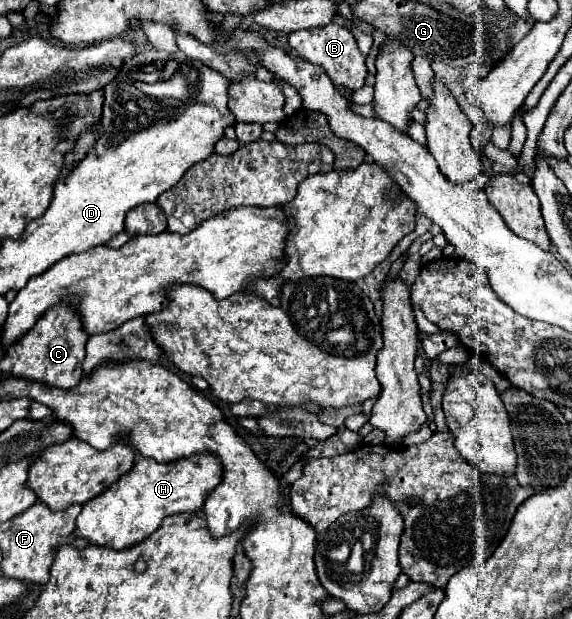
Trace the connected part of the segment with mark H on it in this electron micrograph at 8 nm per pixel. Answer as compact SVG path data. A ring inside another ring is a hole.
M199 453L191 459L179 459L175 463L155 463L155 459L137 457L133 469L123 479L111 485L101 495L83 505L77 517L75 537L87 539L91 545L129 549L143 543L165 517L179 513L199 511L207 493L221 481L221 461L217 455Z

